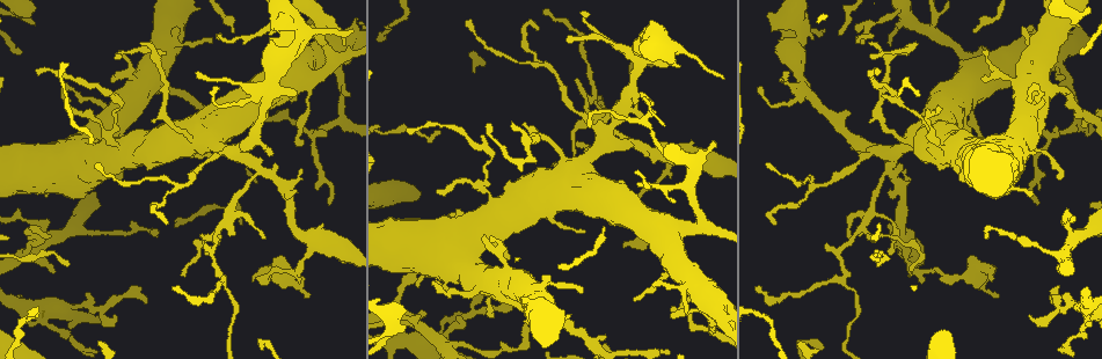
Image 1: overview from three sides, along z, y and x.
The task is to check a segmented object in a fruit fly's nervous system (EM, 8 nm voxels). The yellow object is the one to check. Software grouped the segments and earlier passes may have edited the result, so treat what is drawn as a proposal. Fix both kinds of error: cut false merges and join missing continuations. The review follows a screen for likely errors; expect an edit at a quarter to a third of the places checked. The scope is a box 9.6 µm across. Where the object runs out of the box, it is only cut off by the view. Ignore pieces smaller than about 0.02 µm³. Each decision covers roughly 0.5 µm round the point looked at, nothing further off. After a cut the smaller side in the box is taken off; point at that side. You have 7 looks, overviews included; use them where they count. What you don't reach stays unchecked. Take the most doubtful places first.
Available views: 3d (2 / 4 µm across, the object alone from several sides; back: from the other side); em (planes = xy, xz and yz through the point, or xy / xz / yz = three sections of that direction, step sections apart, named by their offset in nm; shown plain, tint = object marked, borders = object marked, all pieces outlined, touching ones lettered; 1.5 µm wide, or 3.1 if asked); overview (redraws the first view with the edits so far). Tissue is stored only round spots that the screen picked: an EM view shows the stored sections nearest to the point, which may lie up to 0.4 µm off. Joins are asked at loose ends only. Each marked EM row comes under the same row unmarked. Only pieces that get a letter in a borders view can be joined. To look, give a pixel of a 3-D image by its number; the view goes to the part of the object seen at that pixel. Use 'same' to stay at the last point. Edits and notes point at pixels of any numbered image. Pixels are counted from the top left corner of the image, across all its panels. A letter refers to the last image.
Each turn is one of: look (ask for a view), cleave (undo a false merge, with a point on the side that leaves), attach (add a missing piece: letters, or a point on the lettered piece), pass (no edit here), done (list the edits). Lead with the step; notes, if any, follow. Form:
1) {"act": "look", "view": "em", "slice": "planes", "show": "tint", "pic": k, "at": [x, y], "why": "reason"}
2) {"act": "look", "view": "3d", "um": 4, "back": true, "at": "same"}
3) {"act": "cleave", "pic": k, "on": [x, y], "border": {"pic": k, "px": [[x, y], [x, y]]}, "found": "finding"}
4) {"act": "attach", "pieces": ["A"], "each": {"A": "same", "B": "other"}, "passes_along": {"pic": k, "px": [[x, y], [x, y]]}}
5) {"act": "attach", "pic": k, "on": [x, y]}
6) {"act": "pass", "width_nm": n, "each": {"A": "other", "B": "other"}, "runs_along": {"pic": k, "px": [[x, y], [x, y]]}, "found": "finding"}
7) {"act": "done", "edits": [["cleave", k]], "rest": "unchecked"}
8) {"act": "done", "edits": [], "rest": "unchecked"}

{"act": "look", "view": "3d", "um": 2, "pic": 1, "at": [113, 317], "why": "tapers out"}

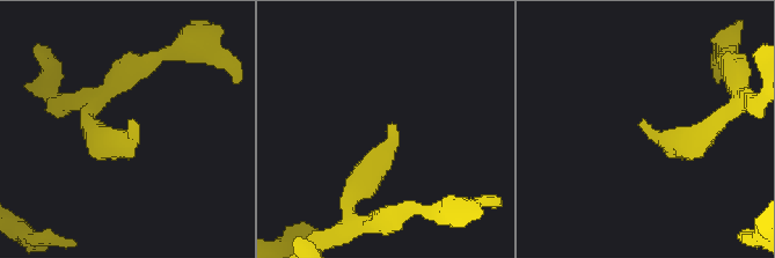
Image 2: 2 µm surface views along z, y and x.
{"act": "look", "view": "em", "slice": "xy", "step": 8, "show": "tint", "pic": 2, "at": [390, 124], "why": "shape alone is not enough"}

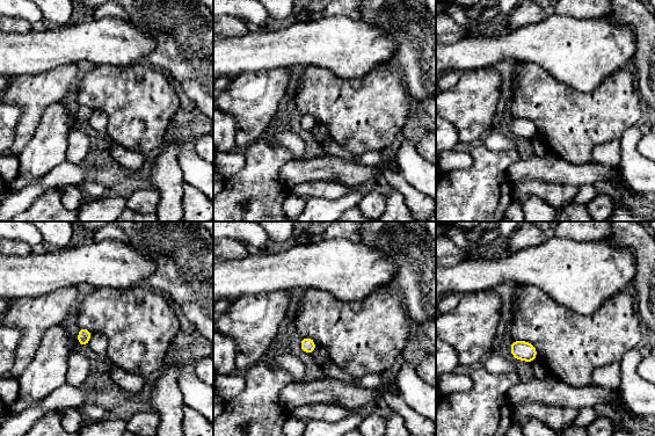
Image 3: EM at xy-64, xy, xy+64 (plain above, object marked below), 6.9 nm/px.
{"act": "look", "view": "em", "slice": "planes", "show": "borders", "at": "same", "why": "cut it another way"}

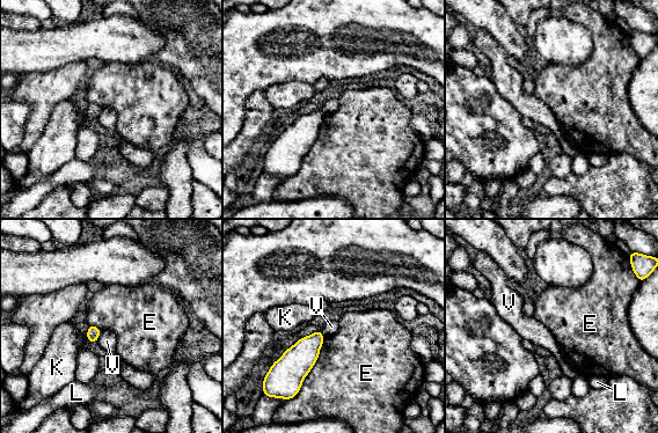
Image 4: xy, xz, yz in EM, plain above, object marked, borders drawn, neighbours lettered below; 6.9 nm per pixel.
{"act": "pass", "longest_contact_nm": ["E", 440], "each": {"E": "other", "K": "other", "L": "other", "V": "other"}, "found": "no lettered piece goes on from it"}

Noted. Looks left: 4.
{"act": "look", "view": "em", "slice": "planes", "show": "borders", "pic": 1, "at": [1023, 29], "why": "branch stops here"}

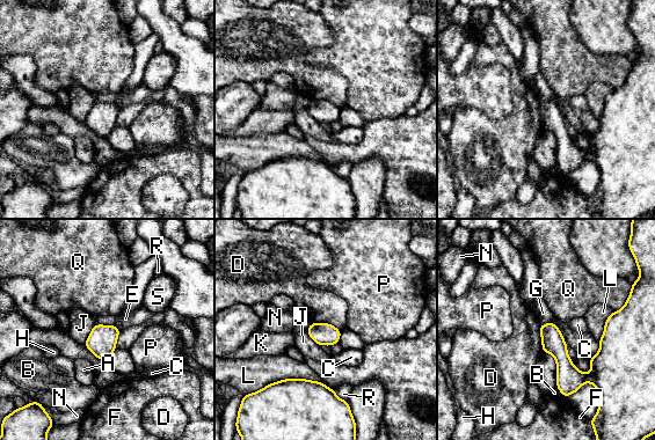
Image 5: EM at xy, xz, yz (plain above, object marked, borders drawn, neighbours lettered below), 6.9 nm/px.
{"act": "pass", "each": {"A": "other", "B": "other", "C": "other", "D": "other", "E": "other", "F": "other", "G": "other", "H": "other", "J": "other", "K": "other", "L": "other", "N": "other", "P": "other", "Q": "other", "R": "other", "S": "other"}, "runs_along": {"pic": 5, "px": [[618, 327], [601, 365], [566, 393]]}, "found": "no lettered piece goes on from it"}

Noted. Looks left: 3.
{"act": "look", "view": "3d", "um": 4, "pic": 1, "at": [630, 144]}

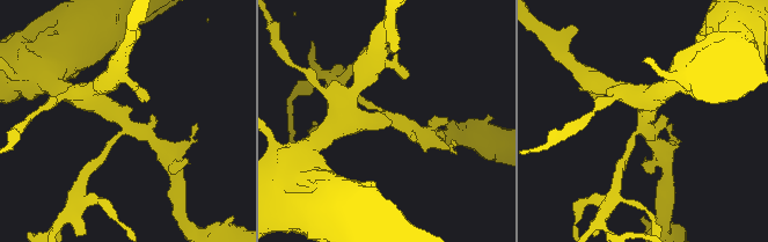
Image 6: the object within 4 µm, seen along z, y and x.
{"act": "look", "view": "em", "slice": "yz", "step": 4, "show": "tint", "pic": 6, "at": [389, 116], "arms": 3}

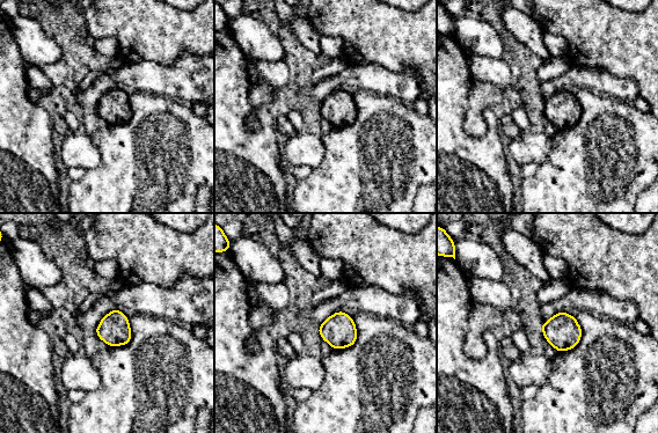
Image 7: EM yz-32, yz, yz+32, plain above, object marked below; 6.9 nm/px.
{"act": "look", "view": "em", "slice": "planes", "show": "borders", "at": "same", "why": "cut it another way"}

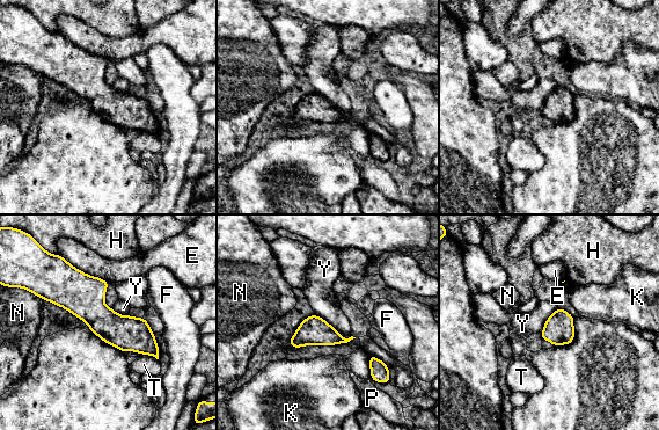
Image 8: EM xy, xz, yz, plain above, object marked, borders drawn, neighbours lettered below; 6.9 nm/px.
{"act": "pass", "each": {"E": "other", "F": "other", "H": "other", "K": "other", "N": "other", "P": "other", "T": "other", "Y": "other"}, "runs_along": {"pic": 8, "px": [[64, 271], [155, 354]]}, "found": "one neuron here"}

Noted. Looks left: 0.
{"act": "done", "edits": [], "rest": "unchecked"}

